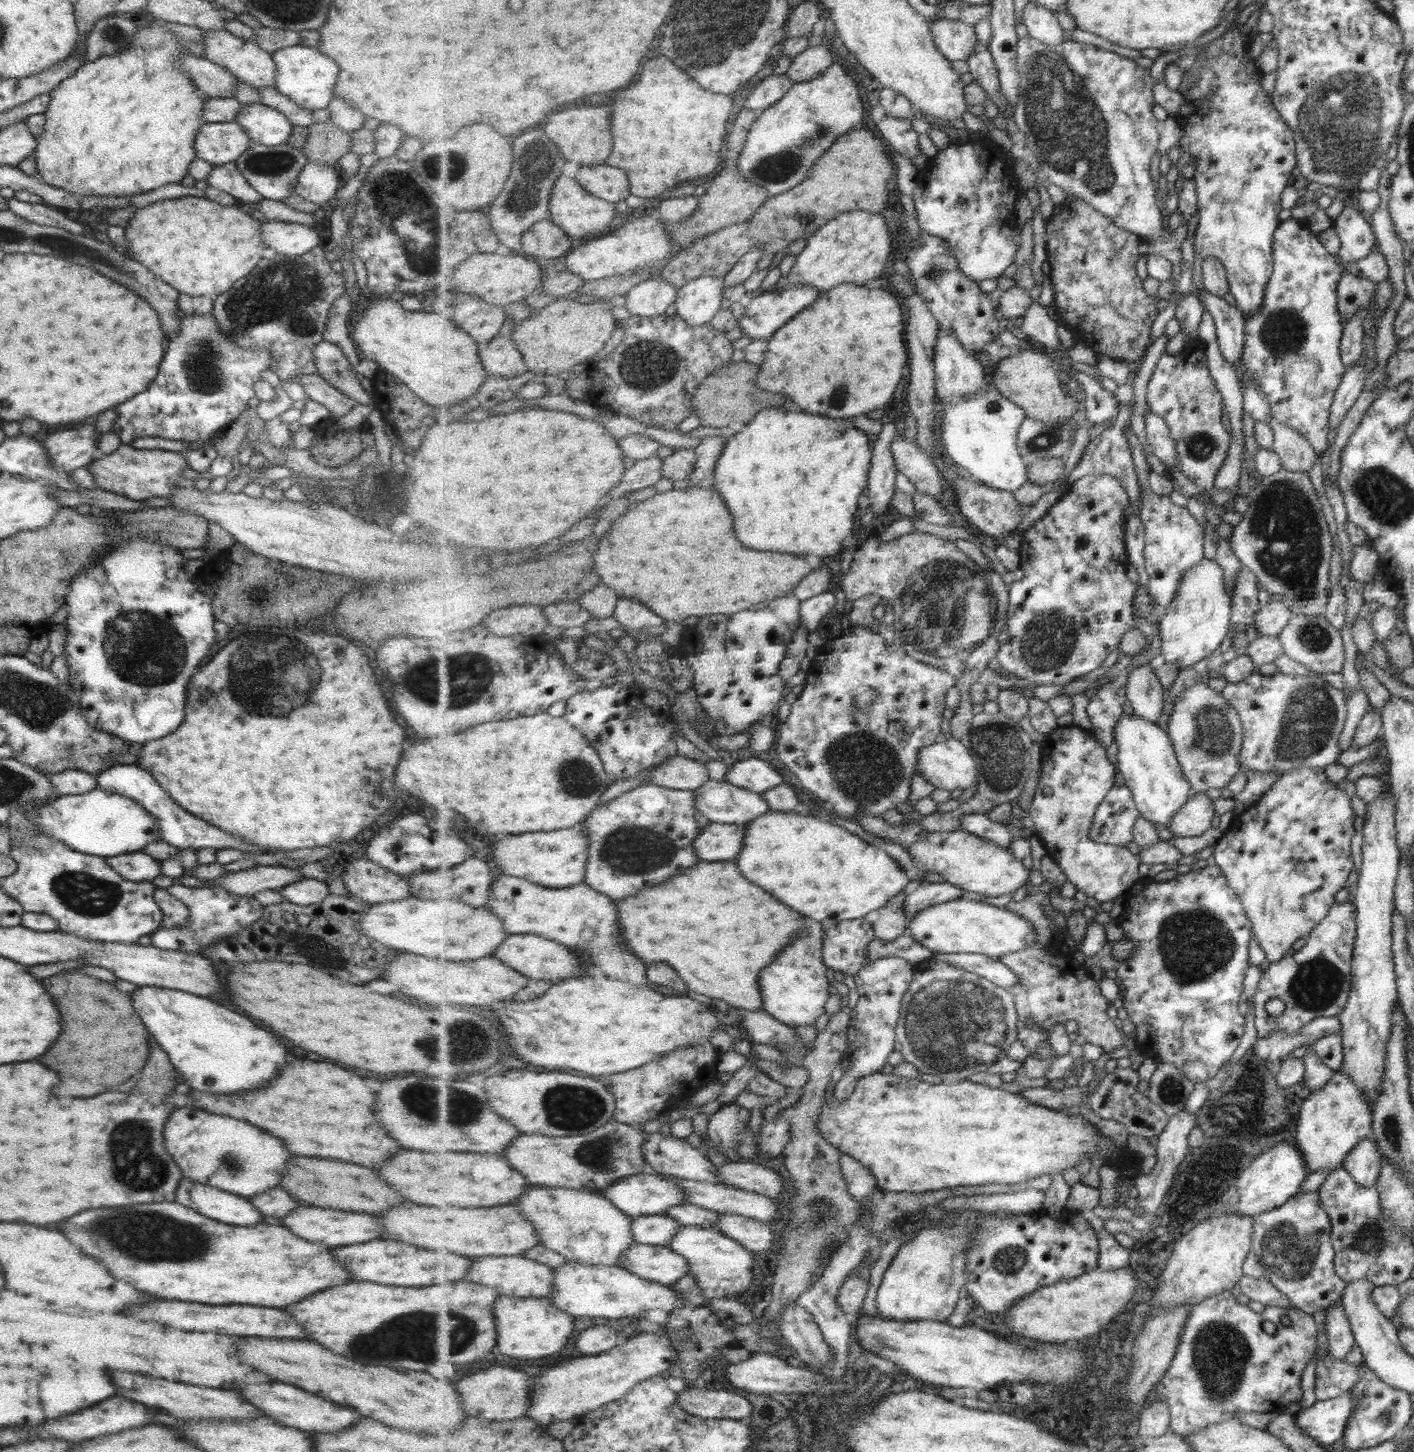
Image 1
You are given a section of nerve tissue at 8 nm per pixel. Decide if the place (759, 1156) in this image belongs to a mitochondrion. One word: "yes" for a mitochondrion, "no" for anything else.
no

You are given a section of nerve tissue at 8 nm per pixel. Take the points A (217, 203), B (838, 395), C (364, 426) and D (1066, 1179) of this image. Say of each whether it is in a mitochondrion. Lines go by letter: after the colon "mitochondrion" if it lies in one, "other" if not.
A: other
B: mitochondrion
C: other
D: other

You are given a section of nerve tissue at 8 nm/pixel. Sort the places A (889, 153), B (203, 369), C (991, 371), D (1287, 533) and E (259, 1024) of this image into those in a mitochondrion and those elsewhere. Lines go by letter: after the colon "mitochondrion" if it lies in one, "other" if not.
A: other
B: mitochondrion
C: other
D: mitochondrion
E: other

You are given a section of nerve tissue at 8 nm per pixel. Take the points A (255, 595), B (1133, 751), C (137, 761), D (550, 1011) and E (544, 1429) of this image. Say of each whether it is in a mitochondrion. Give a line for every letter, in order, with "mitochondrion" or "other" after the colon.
A: mitochondrion
B: other
C: other
D: other
E: other

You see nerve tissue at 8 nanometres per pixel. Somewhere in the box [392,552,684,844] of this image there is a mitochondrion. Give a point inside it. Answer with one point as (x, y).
(422, 675)

